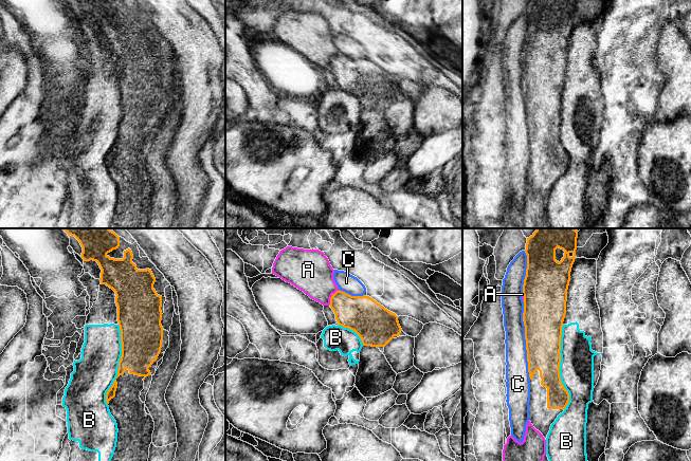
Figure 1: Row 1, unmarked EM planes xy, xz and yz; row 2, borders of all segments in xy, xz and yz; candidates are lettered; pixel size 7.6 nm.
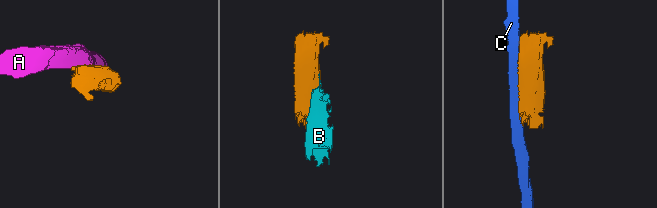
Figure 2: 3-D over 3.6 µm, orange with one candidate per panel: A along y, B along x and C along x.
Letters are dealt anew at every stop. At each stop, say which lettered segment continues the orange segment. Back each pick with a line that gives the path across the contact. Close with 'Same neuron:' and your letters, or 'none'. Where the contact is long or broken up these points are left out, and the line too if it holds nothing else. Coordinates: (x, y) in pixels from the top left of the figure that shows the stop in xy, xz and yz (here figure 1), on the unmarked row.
Same neuron: none

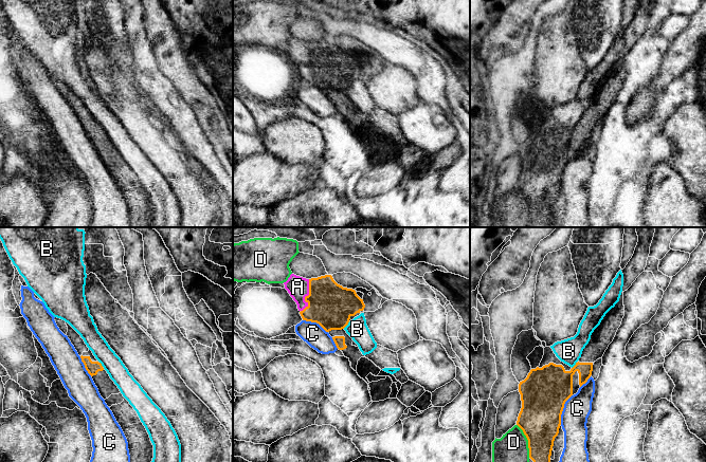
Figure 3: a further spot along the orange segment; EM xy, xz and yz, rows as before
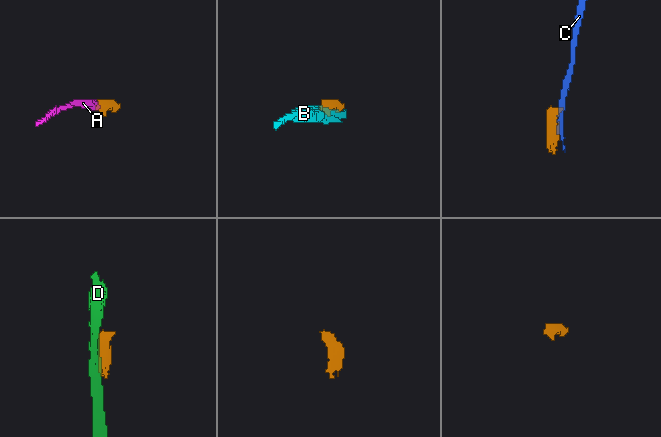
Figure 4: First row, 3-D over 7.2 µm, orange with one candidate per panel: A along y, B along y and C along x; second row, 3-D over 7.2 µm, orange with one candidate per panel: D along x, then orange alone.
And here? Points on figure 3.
Same neuron: A

